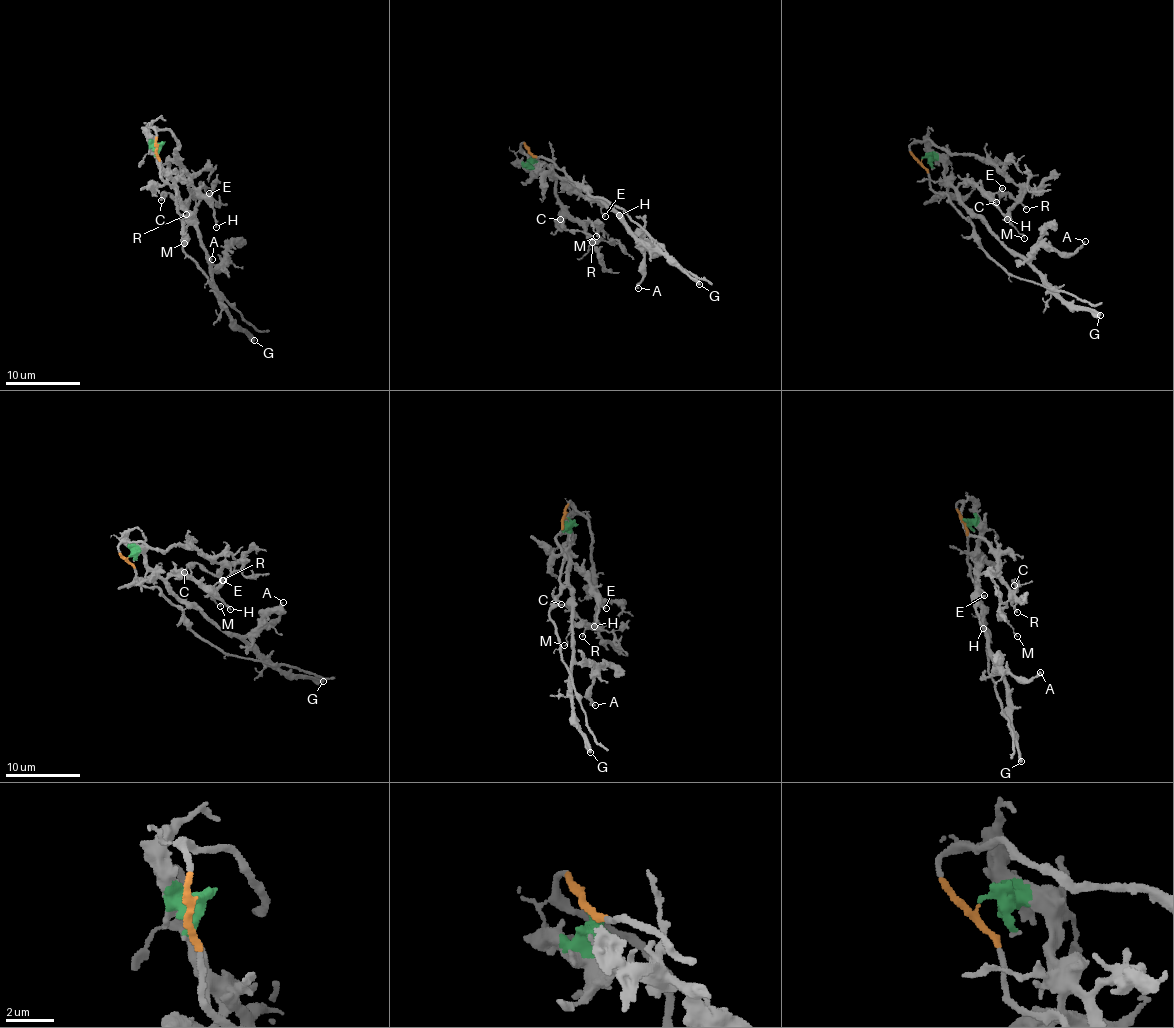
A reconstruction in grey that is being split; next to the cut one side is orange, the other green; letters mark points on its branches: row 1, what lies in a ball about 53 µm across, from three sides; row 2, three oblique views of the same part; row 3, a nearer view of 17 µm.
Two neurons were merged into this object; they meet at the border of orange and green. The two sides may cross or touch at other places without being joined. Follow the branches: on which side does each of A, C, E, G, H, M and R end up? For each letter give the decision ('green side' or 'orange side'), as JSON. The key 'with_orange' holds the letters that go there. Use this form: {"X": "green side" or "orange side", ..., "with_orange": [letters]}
{"A": "green side", "C": "orange side", "E": "green side", "G": "green side", "H": "green side", "M": "orange side", "R": "orange side", "with_orange": ["C", "M", "R"]}

